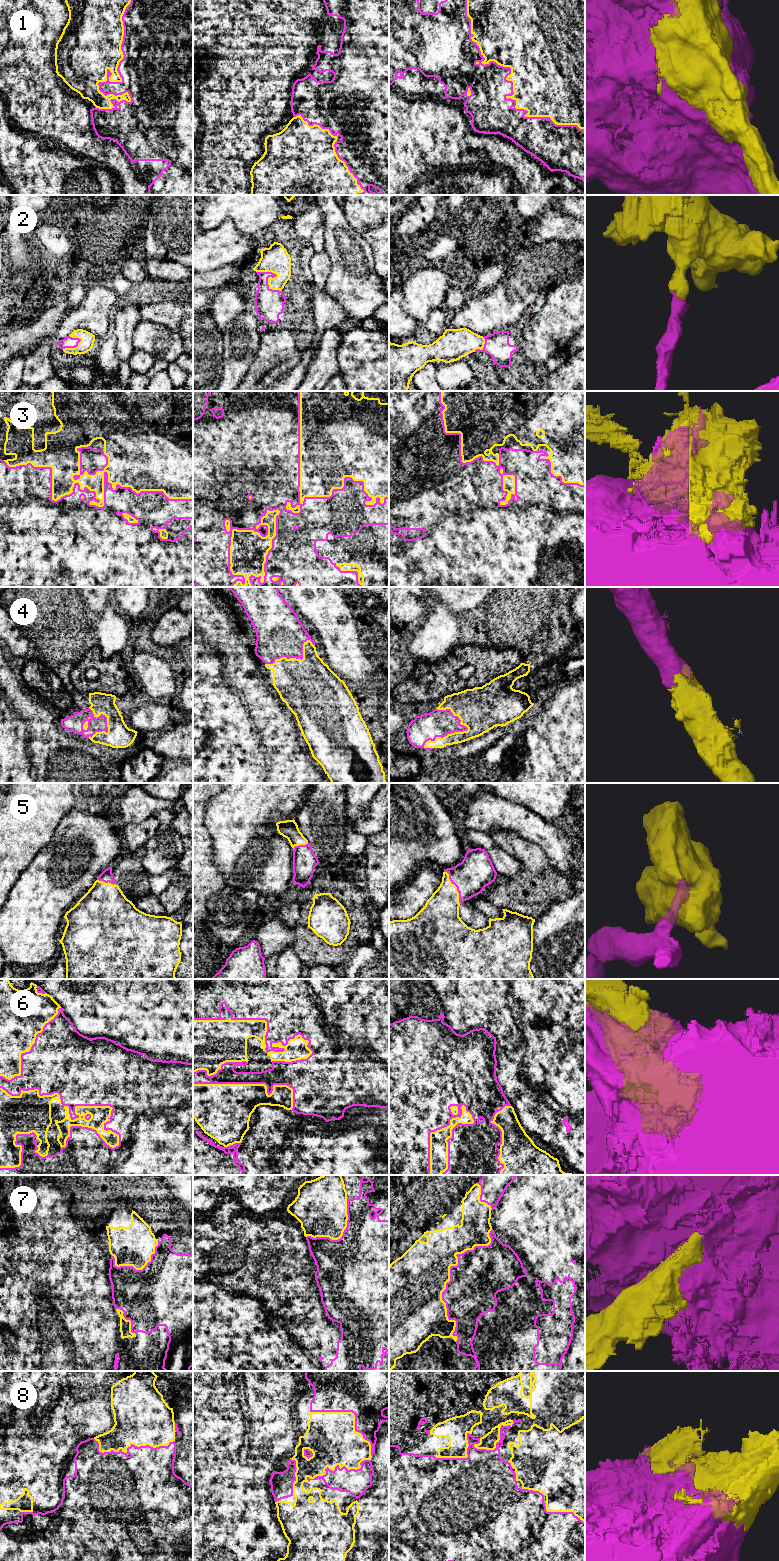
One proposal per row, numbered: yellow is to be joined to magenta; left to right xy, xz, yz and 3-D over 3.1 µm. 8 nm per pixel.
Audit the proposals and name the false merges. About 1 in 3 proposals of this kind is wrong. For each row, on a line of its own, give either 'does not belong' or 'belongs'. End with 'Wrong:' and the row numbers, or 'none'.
1: belongs
2: belongs
3: belongs
4: belongs
5: belongs
6: belongs
7: does not belong
8: belongs
Wrong: 7

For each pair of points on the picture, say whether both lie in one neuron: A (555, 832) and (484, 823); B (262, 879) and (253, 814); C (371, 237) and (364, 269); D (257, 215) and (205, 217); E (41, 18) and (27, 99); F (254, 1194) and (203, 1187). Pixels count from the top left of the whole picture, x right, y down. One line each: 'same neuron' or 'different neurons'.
A: same neuron
B: same neuron
C: different neurons
D: same neuron
E: same neuron
F: same neuron

